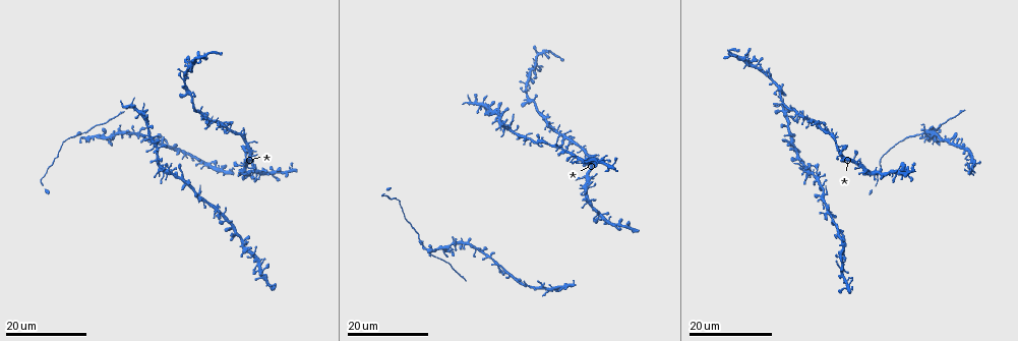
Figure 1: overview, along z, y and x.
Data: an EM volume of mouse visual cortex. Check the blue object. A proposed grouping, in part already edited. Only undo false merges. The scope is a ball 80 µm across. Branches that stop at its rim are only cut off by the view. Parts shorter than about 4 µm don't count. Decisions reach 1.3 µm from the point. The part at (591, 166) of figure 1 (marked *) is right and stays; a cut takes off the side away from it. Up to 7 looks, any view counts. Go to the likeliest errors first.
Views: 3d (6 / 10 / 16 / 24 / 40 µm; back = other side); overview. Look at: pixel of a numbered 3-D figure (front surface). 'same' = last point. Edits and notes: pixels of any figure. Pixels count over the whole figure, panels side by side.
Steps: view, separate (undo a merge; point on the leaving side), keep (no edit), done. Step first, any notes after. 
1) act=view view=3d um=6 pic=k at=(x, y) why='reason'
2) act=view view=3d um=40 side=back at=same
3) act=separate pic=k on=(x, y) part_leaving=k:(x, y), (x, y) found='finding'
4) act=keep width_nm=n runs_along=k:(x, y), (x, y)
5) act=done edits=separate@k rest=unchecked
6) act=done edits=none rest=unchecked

act=view view=3d um=24 pic=1 at=(81, 133) why='three-way junction'

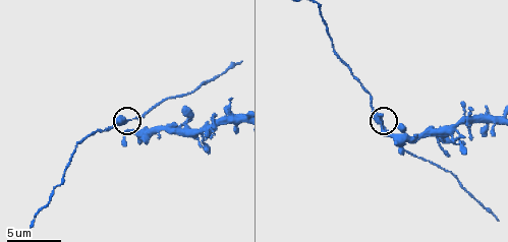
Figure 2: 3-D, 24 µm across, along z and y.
act=view view=3d um=10 pic=2 at=(128, 119) why='closer look'

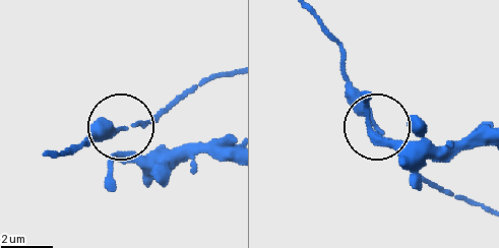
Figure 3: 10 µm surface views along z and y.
act=keep width_nm=190 runs_along=3:(231, 152), (119, 152), (121, 128), (163, 116) found='all the same neuron'

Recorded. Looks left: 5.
act=view view=3d um=24 pic=1 at=(483, 105) why='four or more arms meet'

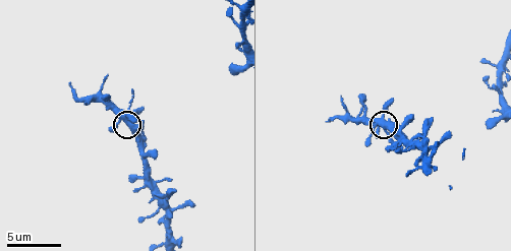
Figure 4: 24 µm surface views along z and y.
act=view view=3d um=6 pic=4 at=(385, 123) why='zoom in'

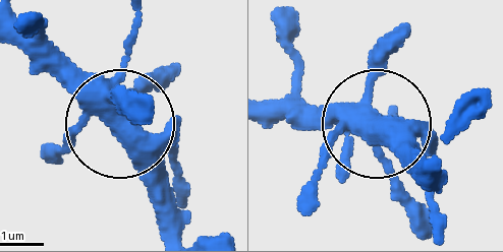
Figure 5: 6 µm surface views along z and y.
act=keep side_arm_um=6 found='one neuron here'

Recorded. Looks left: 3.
act=view view=3d um=6 pic=2 at=(448, 135)

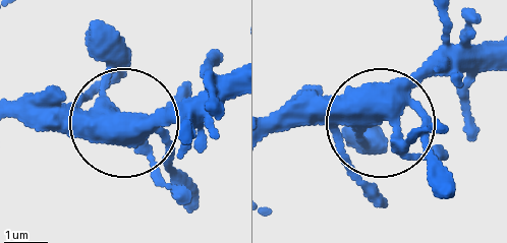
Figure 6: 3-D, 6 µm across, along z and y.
act=keep found='all the same neuron'

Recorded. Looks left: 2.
act=view view=3d um=24 pic=1 at=(599, 216) why='looks like a crossing'

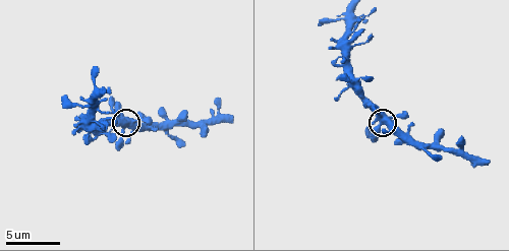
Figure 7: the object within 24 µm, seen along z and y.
act=view view=3d um=10 pic=7 at=(383, 121) why='zoom in'

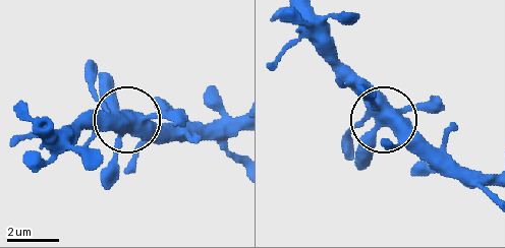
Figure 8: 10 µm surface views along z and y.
act=keep side_arm_um=11 arms=4 found='continuous, no second neuron'

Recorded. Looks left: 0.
act=done edits=none rest=unchecked

